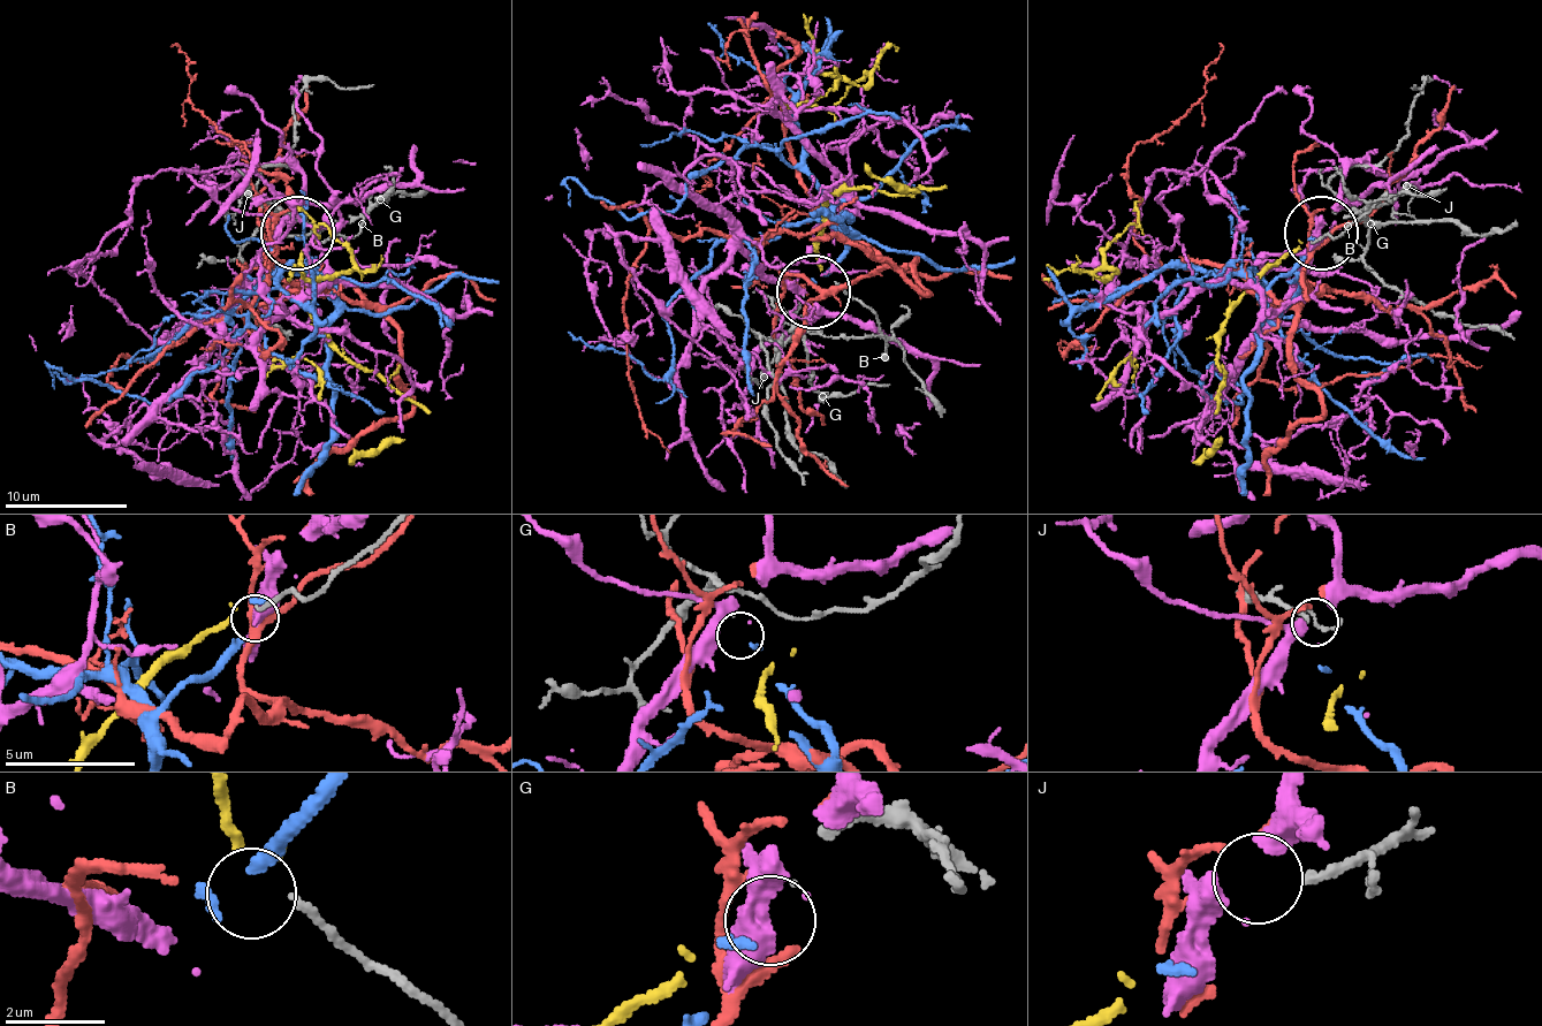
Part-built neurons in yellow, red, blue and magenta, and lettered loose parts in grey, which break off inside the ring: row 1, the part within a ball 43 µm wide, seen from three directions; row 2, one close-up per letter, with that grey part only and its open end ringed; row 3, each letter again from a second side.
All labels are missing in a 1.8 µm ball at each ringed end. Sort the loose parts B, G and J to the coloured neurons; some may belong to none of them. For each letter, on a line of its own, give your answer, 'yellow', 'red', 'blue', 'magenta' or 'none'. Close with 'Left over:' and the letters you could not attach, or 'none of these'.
B: yellow
G: blue
J: none
Left over: J

